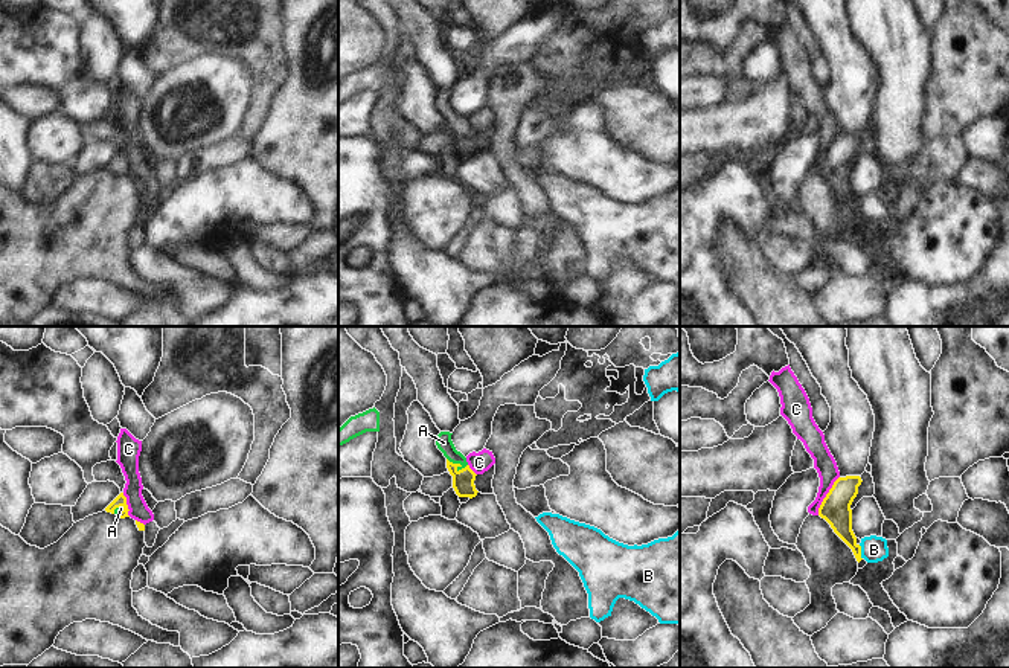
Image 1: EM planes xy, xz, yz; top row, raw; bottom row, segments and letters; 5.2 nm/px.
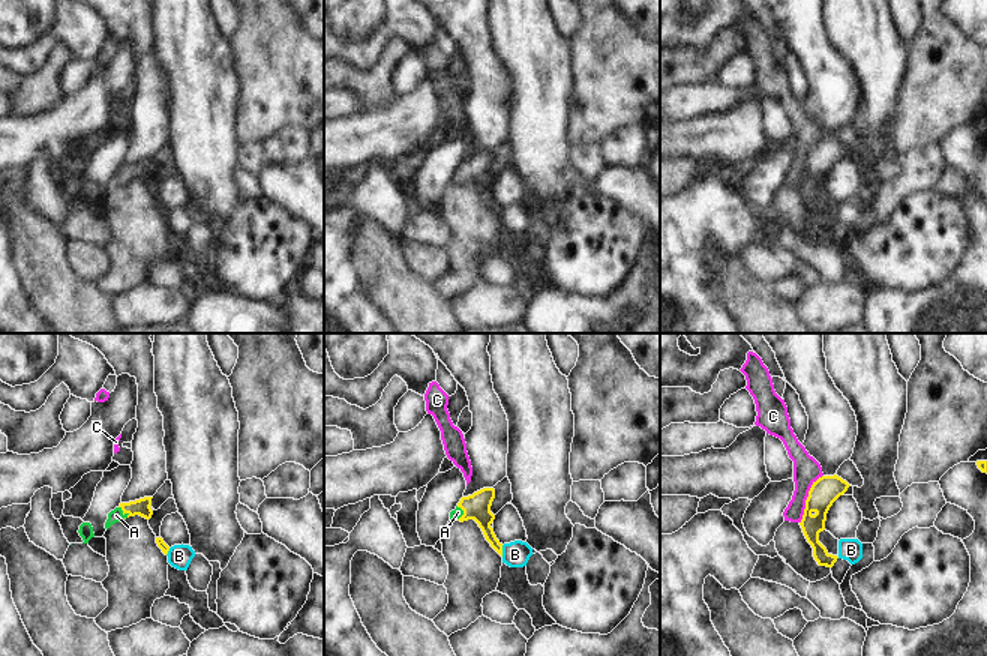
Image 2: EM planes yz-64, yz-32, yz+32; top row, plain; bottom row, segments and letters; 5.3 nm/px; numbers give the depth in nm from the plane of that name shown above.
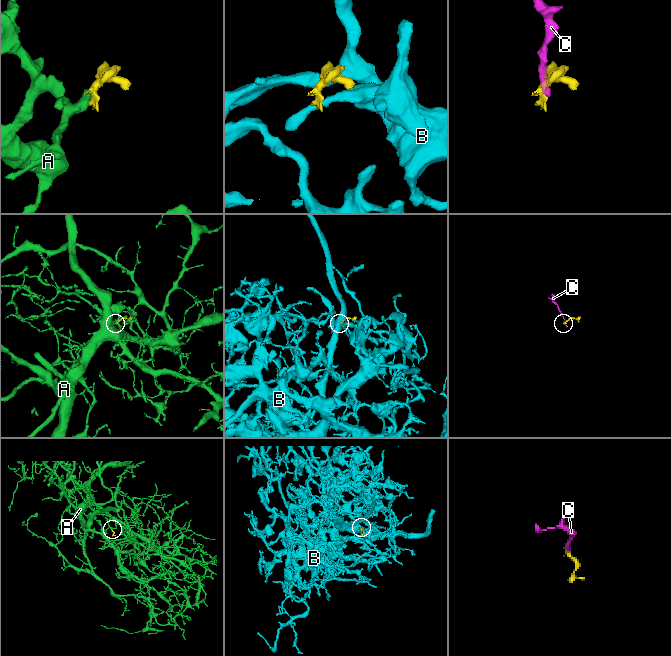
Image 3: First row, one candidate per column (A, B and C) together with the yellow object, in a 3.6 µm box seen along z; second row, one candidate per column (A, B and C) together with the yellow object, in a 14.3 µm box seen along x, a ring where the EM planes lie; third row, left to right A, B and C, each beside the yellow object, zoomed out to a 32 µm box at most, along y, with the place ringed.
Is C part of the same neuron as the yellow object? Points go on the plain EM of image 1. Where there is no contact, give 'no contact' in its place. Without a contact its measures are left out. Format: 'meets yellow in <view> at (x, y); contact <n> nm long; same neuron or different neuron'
meets yellow in yz at (826, 154); contact 240 nm long; different neuron

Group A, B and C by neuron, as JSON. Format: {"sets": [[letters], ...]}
{"sets": [["A"], ["B"], ["C"]]}

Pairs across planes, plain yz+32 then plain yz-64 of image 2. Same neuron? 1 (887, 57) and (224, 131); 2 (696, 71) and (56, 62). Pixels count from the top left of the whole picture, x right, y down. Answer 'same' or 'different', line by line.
1: same
2: same

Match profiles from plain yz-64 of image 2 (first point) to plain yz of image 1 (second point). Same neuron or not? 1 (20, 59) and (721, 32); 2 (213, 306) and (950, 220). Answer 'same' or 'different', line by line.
1: same
2: different

